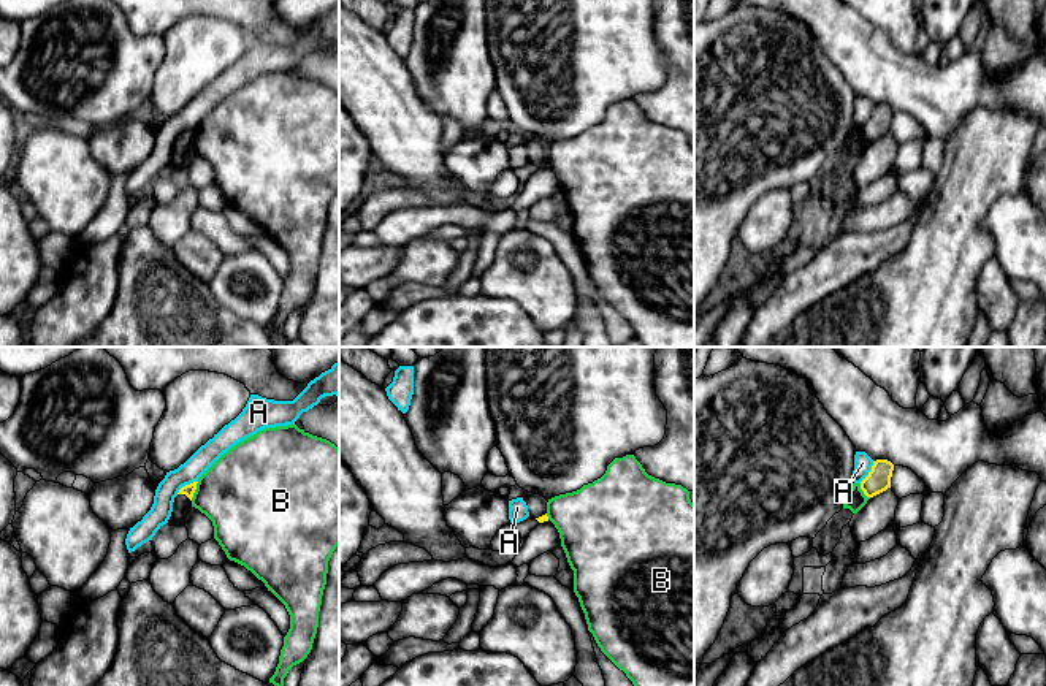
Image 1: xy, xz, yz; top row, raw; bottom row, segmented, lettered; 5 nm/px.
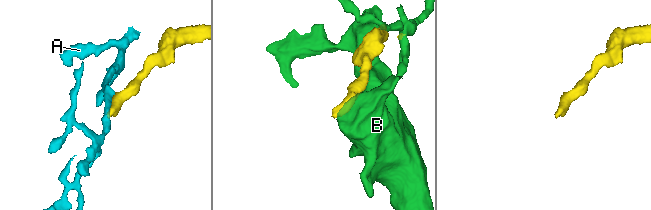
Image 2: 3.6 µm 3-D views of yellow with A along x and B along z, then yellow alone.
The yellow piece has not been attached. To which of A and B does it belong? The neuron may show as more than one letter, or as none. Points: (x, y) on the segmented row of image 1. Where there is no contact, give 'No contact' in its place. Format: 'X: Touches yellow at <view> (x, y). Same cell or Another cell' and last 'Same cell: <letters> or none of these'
A: Touches yellow at xy (186, 485). Another cell
B: Touches yellow at xy (194, 491). Another cell
Same cell: none of these

